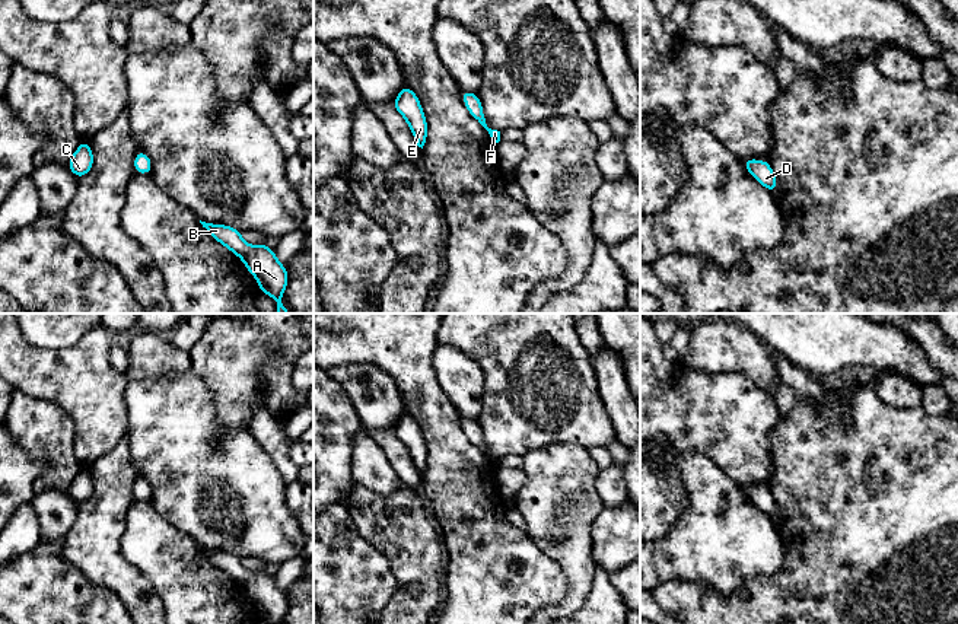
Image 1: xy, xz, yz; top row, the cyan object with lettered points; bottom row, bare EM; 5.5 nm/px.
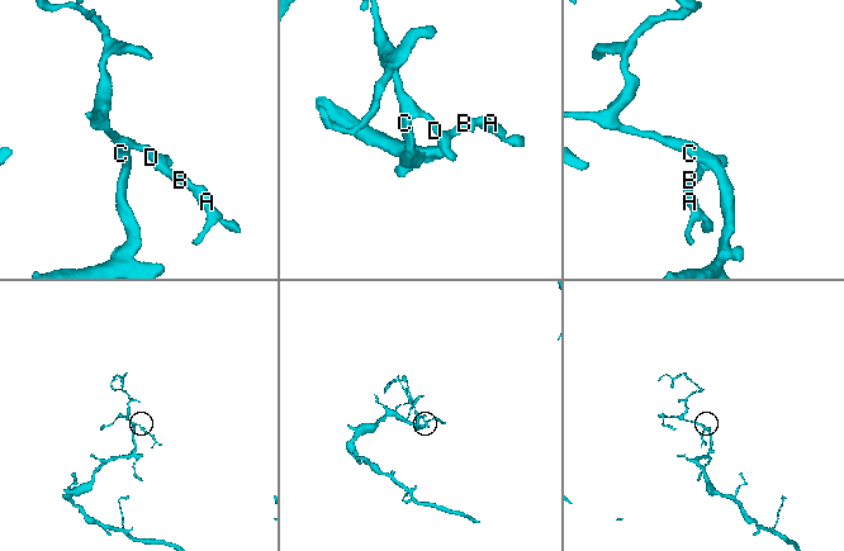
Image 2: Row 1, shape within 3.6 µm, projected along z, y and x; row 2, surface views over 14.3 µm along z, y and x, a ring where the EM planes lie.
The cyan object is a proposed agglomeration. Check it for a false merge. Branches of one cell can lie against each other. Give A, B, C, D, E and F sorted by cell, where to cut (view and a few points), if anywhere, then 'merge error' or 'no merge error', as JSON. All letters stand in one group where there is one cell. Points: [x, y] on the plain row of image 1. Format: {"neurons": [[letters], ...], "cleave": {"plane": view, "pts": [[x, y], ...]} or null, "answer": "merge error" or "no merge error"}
{"neurons": [["A", "B", "C", "D", "E", "F"]], "cleave": null, "answer": "no merge error"}

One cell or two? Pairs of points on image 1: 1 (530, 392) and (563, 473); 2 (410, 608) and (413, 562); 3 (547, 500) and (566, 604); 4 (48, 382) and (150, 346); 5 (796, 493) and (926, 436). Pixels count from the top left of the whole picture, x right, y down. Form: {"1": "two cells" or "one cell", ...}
{"1": "two cells", "2": "one cell", "3": "one cell", "4": "two cells", "5": "one cell"}

